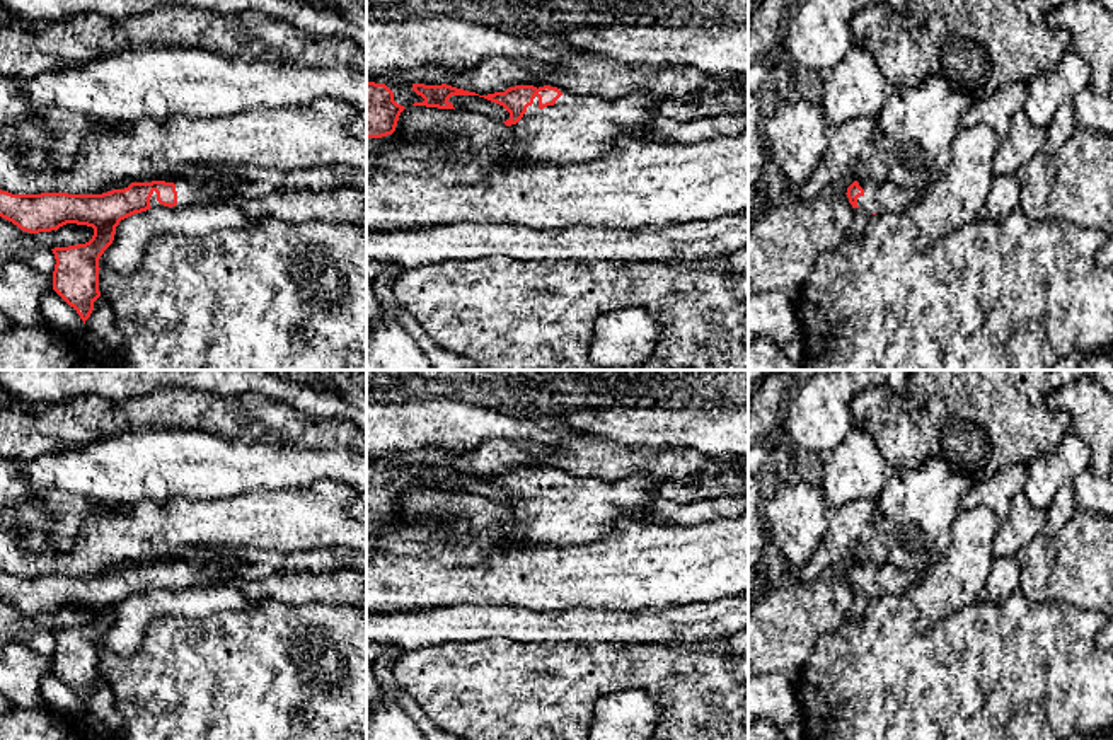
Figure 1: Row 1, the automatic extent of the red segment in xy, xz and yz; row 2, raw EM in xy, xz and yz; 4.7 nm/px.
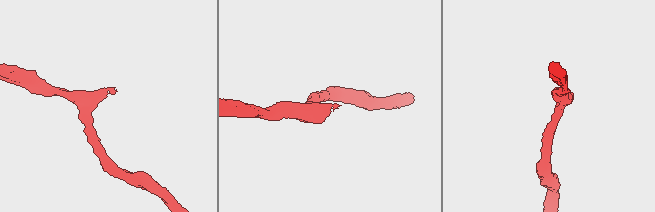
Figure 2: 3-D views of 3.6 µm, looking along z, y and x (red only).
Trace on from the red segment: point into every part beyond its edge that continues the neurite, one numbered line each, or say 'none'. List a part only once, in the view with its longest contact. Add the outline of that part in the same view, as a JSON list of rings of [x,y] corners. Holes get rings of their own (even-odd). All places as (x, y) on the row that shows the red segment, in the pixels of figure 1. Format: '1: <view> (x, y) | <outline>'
1: xy (196, 184) | [[[189,165],[189,167],[176,169],[170,174],[160,176],[160,177],[152,179],[152,181],[165,181],[165,182],[176,184],[177,205],[172,206],[174,210],[218,203],[218,199],[223,196],[223,193],[227,189],[234,189],[245,198],[261,198],[261,196],[266,196],[278,188],[324,191],[324,189],[337,189],[343,186],[353,186],[356,189],[366,189],[366,172],[351,171],[351,169],[343,167],[343,165],[322,167],[322,169],[288,171],[288,172],[266,171],[266,169],[259,169],[259,167],[249,167],[249,165]],[[145,181],[145,182],[152,182],[152,181]]]

